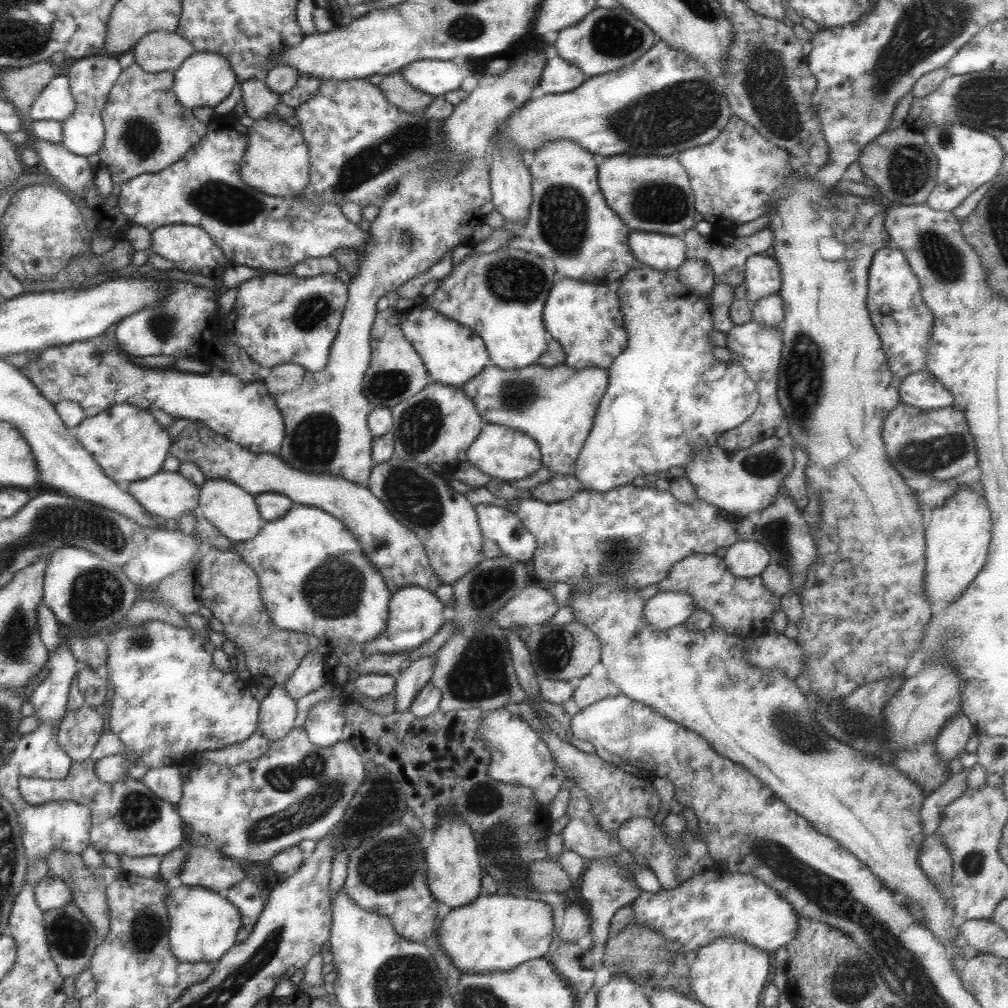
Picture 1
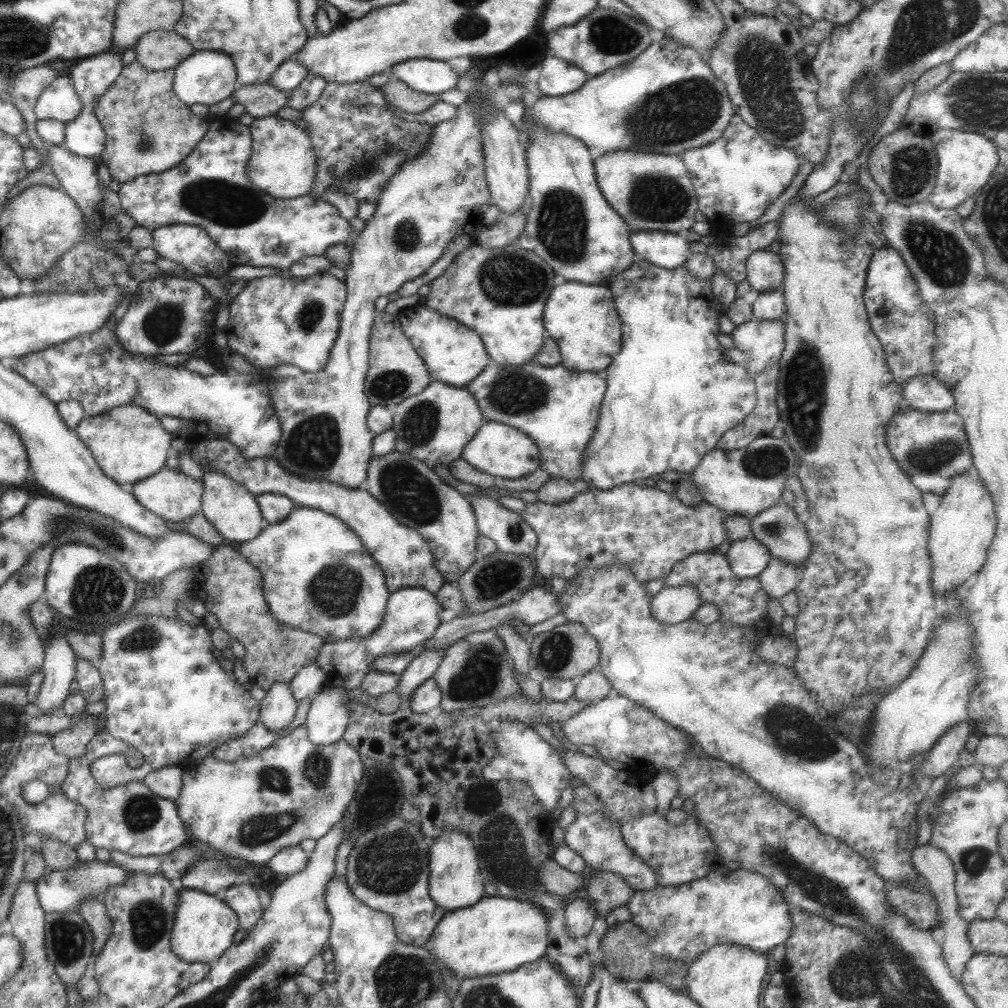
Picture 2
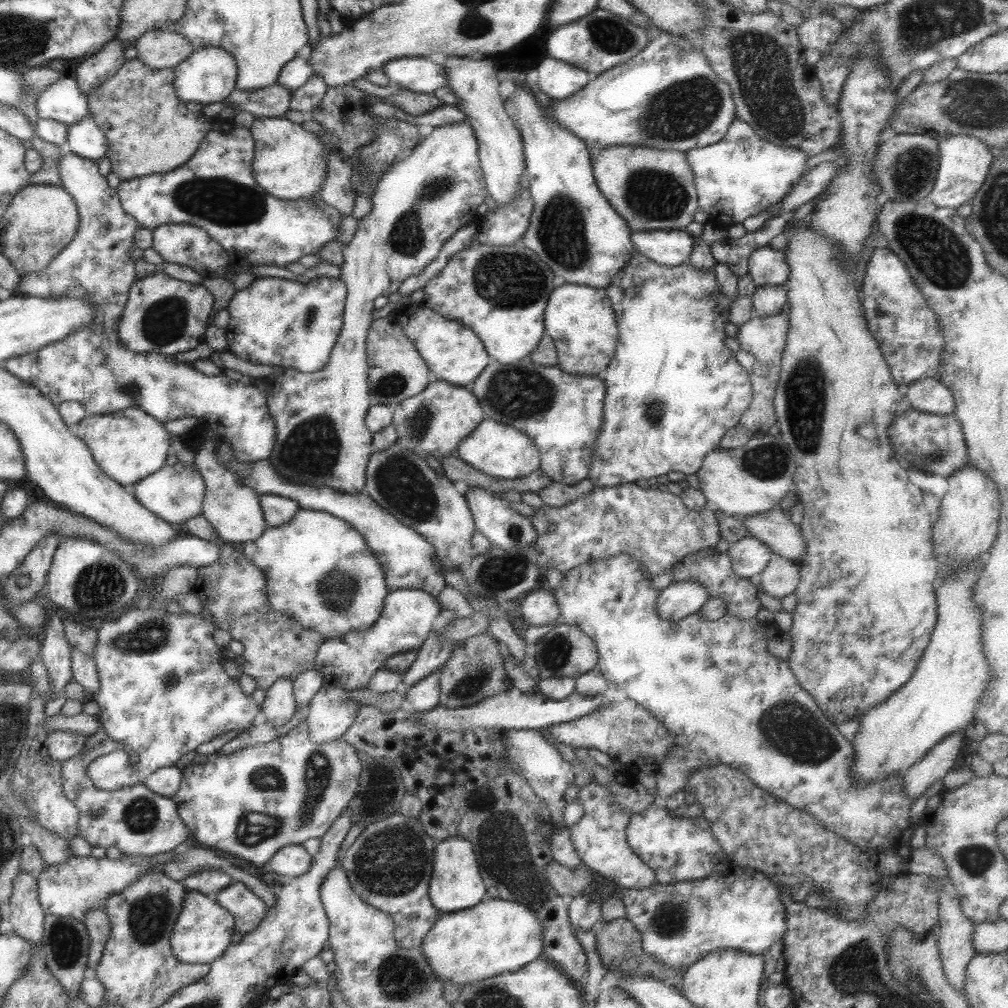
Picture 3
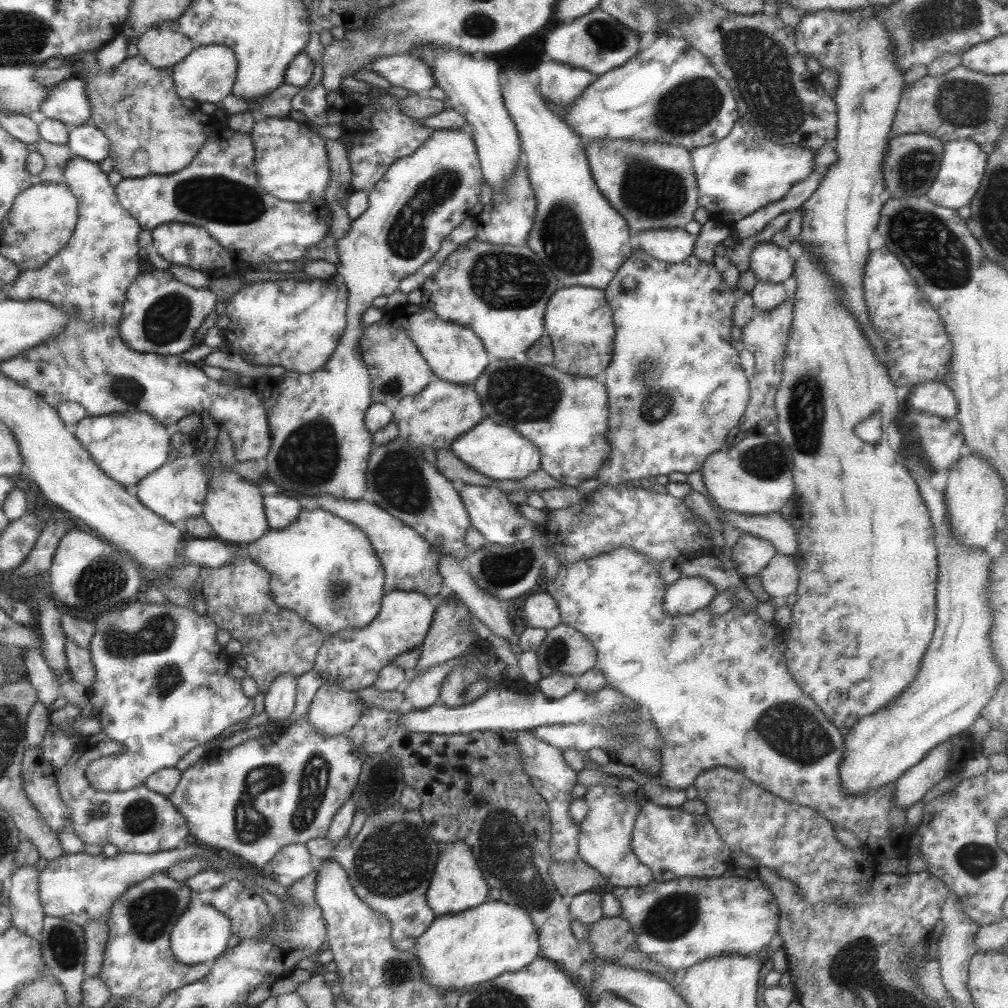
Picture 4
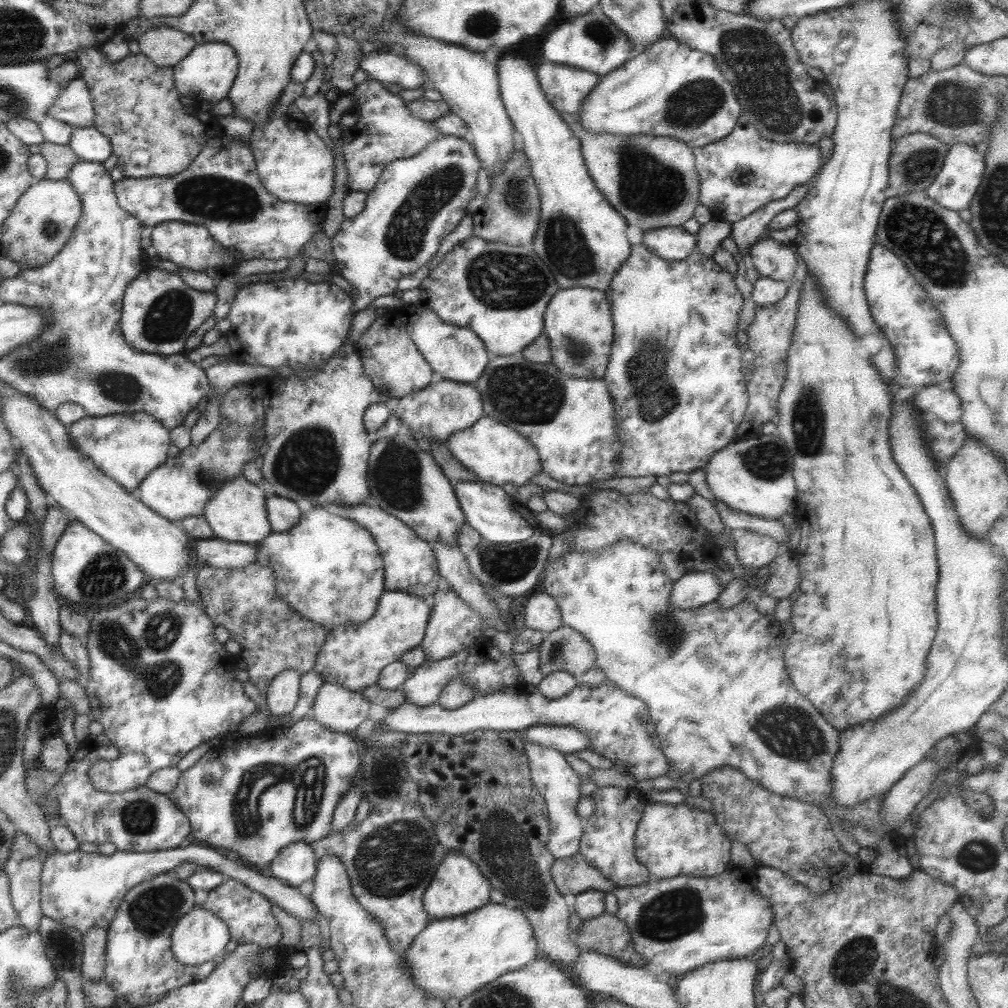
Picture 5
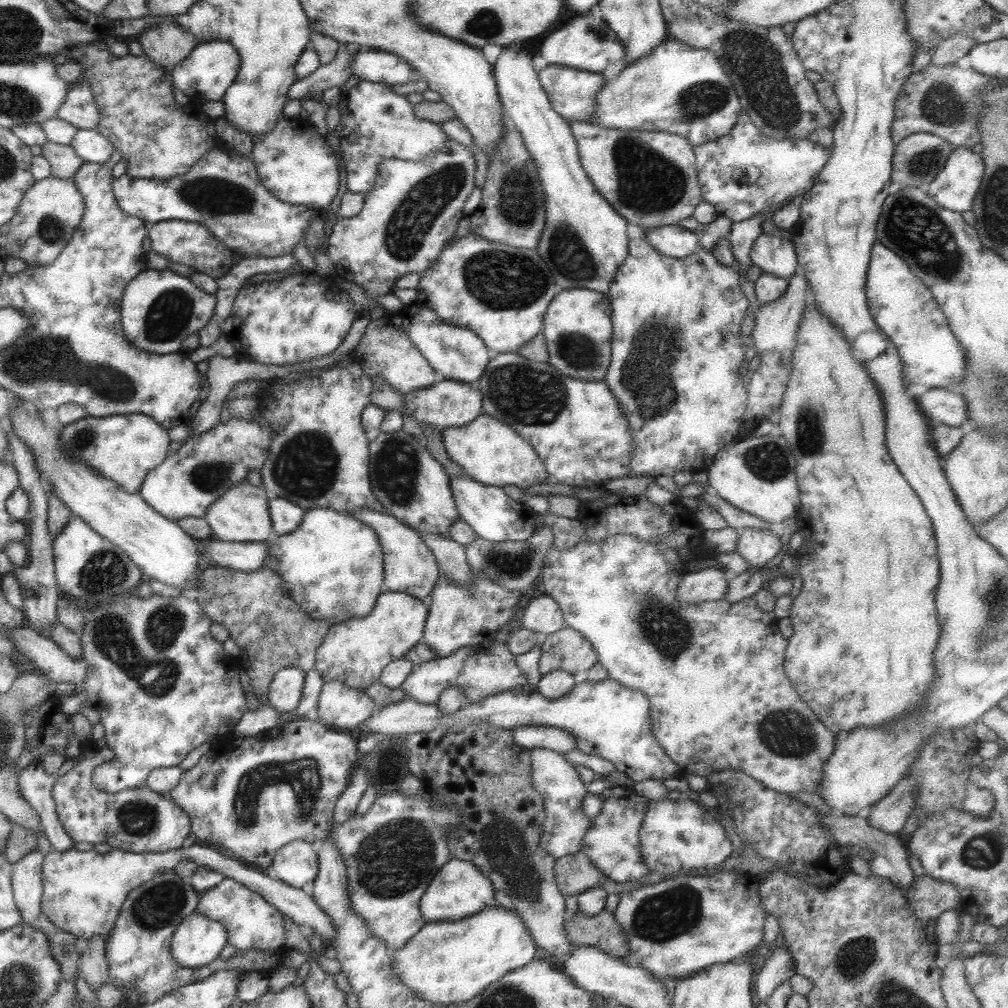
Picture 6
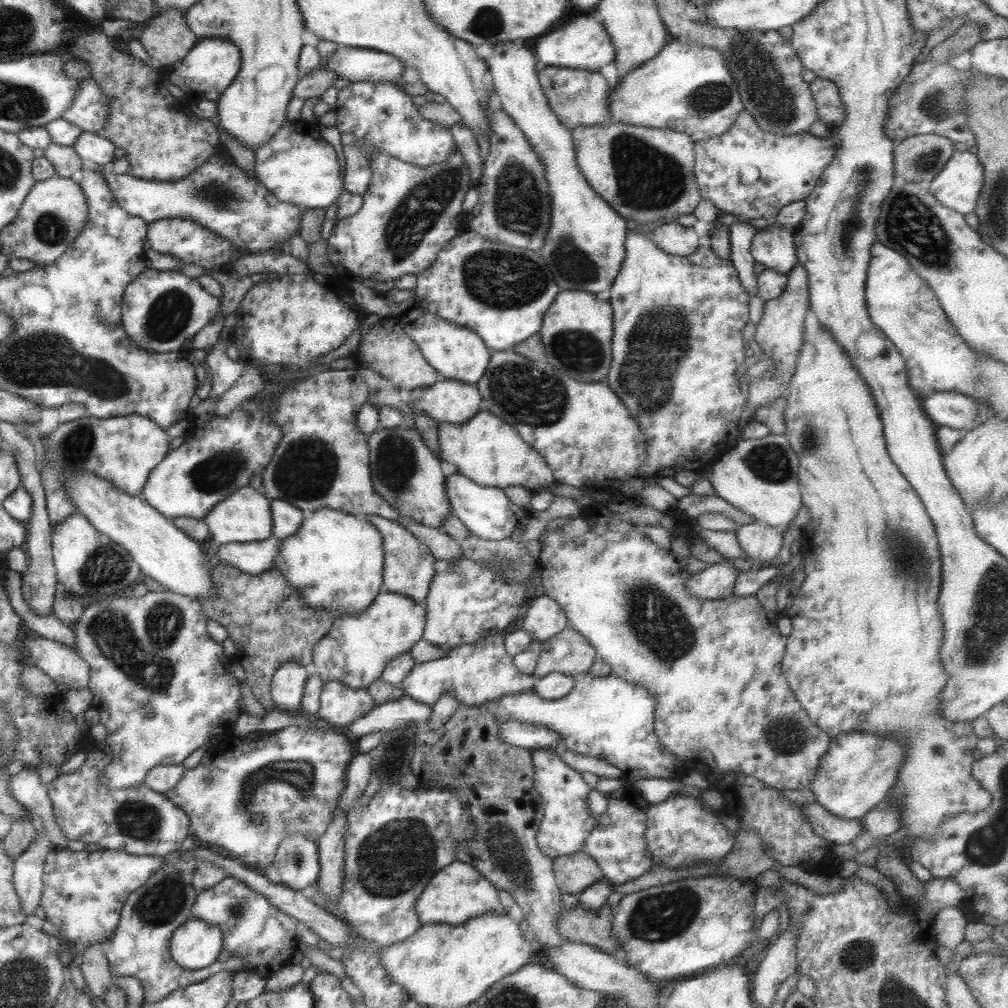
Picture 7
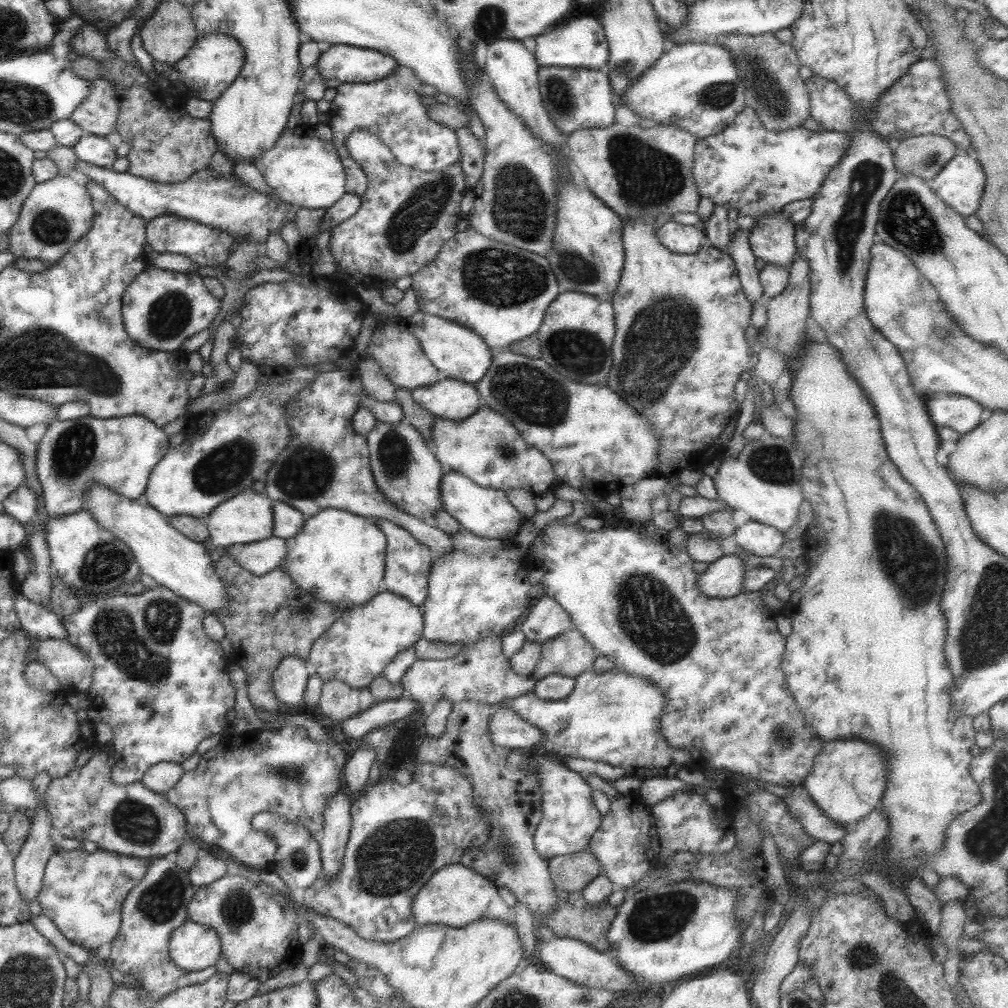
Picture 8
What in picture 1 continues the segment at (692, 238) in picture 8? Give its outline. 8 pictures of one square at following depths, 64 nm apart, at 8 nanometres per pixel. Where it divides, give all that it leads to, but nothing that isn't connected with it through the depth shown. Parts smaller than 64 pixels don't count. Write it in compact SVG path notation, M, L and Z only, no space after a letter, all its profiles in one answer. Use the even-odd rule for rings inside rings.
M631 232L628 242L636 264L644 264L654 270L677 270L688 258L682 236Z

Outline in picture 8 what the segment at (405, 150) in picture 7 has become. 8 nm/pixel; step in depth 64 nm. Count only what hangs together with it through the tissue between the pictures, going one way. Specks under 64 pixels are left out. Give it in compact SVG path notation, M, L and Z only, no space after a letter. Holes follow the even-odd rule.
M398 65L388 77L378 82L342 83L337 89L336 97L327 110L333 130L332 144L342 158L346 171L346 193L362 195L367 190L368 179L361 166L349 155L345 142L355 130L368 130L378 136L389 149L399 165L429 173L444 170L447 166L459 162L460 149L455 130L435 123L429 117L428 106L424 106L418 88L421 80L414 71Z

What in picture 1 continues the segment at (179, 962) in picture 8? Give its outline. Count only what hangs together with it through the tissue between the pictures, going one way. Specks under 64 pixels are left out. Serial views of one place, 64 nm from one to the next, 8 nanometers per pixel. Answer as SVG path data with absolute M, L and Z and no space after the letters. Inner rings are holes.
M181 885L178 887L168 887L165 896L166 910L169 920L169 939L170 951L180 962L207 962L215 963L236 944L236 934L243 926L242 915L238 908L227 898L226 894L214 892L204 887Z

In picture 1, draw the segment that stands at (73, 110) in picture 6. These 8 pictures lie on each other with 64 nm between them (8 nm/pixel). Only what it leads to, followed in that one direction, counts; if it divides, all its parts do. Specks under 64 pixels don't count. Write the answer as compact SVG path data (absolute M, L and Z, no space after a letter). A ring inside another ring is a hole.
M55 76L36 97L29 108L27 121L66 120L74 110L75 100L70 90L68 77Z

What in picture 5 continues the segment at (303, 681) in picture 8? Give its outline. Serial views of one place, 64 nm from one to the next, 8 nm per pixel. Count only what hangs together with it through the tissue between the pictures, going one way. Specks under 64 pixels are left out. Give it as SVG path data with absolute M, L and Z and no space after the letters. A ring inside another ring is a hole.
M284 670L271 681L265 700L272 717L284 717L294 710L300 696L300 678L298 671Z

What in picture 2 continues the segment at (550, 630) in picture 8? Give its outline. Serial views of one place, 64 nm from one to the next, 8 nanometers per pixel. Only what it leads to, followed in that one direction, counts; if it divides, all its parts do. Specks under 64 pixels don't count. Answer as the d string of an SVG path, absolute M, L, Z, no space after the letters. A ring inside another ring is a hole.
M541 586L530 587L526 589L524 593L514 598L510 603L496 608L496 610L489 610L483 614L470 614L464 616L457 616L454 619L440 623L440 626L434 631L434 634L423 644L422 648L419 648L419 652L422 650L440 650L447 646L450 646L453 642L456 642L459 638L464 638L468 633L478 632L481 630L494 629L497 626L508 624L515 620L520 620L528 626L534 626L539 622L544 622L553 616L556 616L561 611L559 600L555 592L550 593L544 590Z

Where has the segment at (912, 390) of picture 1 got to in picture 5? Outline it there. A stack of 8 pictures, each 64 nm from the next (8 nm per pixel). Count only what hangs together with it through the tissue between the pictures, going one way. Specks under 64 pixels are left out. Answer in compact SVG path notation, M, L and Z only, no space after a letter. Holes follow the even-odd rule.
M928 385L910 400L921 413L932 413L944 422L958 422L962 414L960 397L949 385Z

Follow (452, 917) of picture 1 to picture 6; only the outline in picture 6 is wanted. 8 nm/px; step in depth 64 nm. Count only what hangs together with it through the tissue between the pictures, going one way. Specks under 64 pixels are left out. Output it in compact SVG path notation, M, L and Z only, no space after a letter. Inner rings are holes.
M501 906L488 907L457 921L426 923L402 948L394 951L391 965L398 977L422 1000L436 1004L466 1002L474 998L498 978L526 966L536 956L536 943L520 915Z

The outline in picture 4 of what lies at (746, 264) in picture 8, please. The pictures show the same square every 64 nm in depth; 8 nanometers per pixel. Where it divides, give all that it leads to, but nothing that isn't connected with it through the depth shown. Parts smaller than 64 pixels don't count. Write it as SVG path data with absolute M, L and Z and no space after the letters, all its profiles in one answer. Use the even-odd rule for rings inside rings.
M816 168L804 180L792 186L790 191L781 200L760 208L760 210L750 214L746 219L742 219L734 224L732 228L739 237L737 242L740 239L762 232L776 216L800 210L802 204L806 203L810 196L814 194L814 191L818 189L819 182L823 179L826 169L828 168Z

